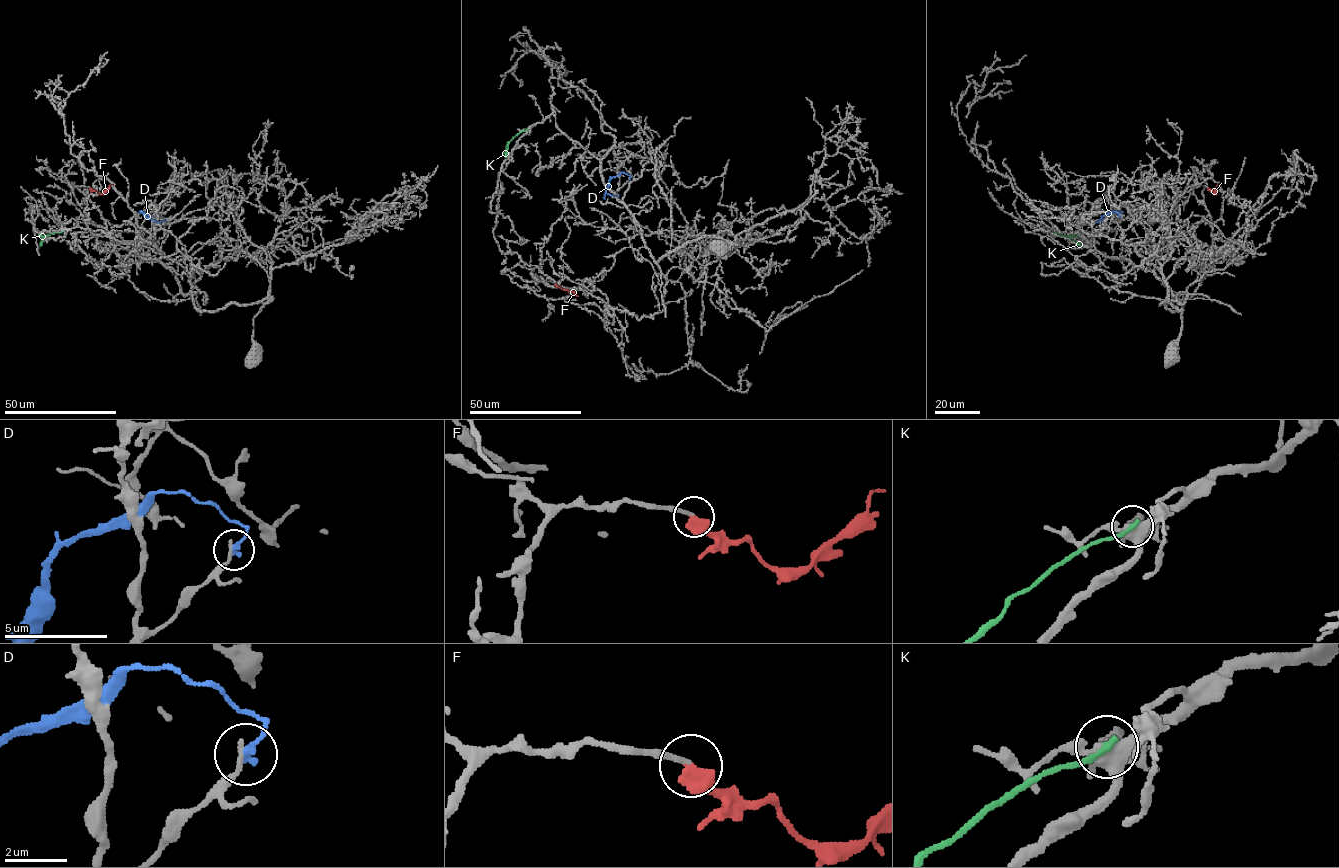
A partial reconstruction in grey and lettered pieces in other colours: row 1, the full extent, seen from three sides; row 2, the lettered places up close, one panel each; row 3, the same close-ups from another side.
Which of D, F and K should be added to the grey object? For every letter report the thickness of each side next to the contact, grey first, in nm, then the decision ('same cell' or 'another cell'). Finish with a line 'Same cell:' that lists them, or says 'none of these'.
D: calibres 160 and 240 nm; another cell
F: calibres 160 and 500 nm; same cell
K: calibres 480 and 200 nm; another cell
Same cell: F

